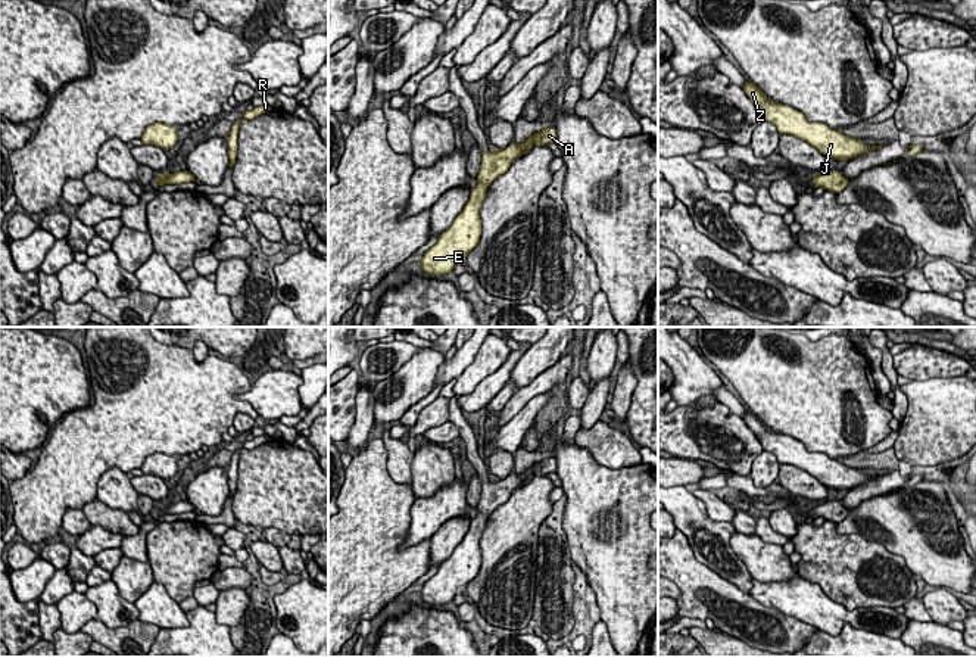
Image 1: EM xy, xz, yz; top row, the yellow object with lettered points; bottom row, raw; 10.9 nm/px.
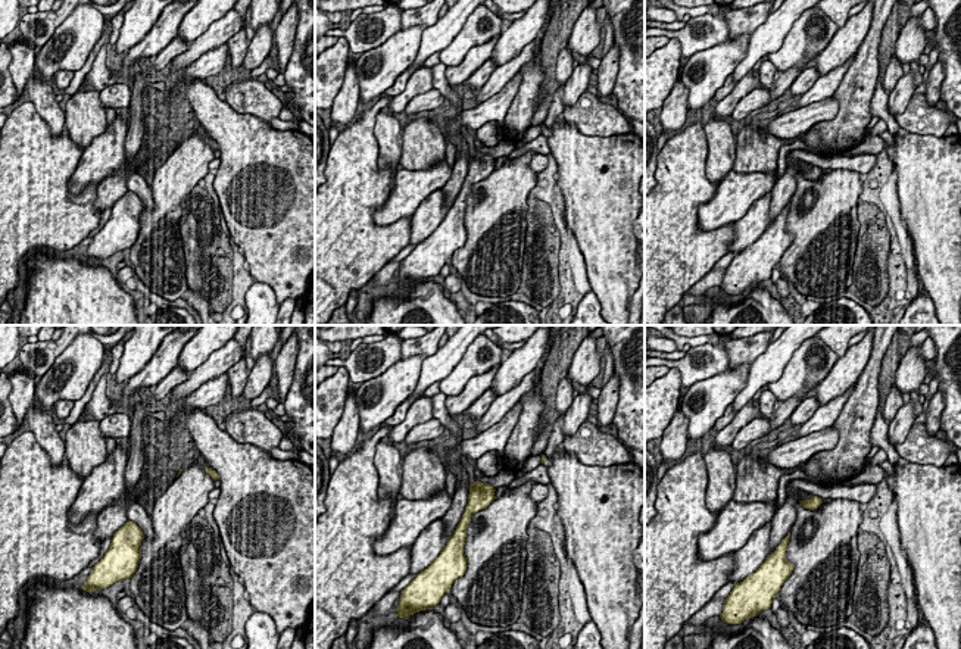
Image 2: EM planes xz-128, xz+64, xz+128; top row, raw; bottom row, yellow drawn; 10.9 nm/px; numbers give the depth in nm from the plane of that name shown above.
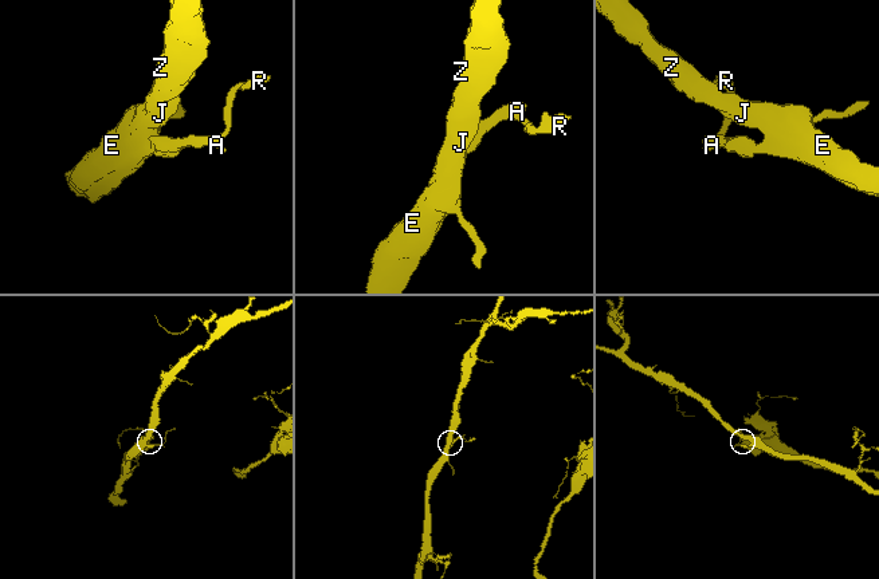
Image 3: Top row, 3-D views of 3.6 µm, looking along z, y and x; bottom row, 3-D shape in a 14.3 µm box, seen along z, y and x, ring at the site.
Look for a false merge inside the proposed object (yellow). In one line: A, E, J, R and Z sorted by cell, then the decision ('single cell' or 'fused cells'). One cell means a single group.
A E J R Z; single cell

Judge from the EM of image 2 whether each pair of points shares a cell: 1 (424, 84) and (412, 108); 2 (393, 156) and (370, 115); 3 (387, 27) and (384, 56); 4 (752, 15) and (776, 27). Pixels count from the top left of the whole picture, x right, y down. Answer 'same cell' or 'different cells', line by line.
1: different cells
2: different cells
3: different cells
4: different cells

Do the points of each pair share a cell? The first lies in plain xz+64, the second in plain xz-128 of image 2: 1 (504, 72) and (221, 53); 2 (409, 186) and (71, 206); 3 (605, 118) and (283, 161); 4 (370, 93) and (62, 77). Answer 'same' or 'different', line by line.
1: different
2: different
3: different
4: different

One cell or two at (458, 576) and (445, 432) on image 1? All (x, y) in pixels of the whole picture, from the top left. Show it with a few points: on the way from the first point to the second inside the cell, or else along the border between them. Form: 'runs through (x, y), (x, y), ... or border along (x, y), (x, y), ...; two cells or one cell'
border along (449, 420), (460, 435); two cells

